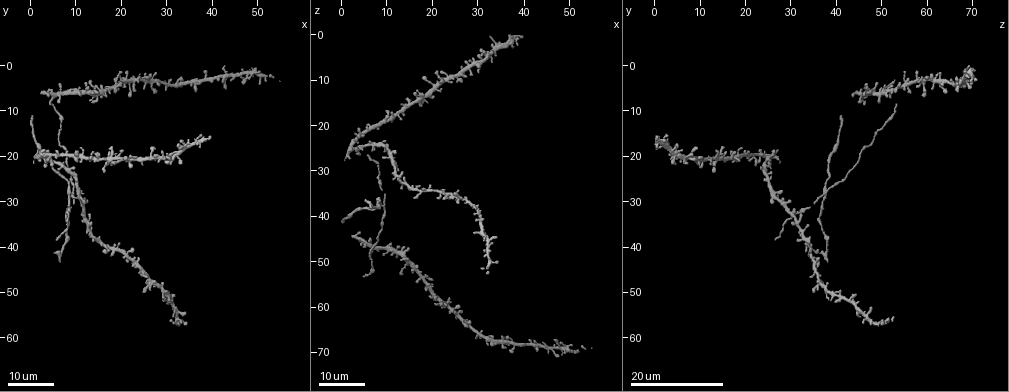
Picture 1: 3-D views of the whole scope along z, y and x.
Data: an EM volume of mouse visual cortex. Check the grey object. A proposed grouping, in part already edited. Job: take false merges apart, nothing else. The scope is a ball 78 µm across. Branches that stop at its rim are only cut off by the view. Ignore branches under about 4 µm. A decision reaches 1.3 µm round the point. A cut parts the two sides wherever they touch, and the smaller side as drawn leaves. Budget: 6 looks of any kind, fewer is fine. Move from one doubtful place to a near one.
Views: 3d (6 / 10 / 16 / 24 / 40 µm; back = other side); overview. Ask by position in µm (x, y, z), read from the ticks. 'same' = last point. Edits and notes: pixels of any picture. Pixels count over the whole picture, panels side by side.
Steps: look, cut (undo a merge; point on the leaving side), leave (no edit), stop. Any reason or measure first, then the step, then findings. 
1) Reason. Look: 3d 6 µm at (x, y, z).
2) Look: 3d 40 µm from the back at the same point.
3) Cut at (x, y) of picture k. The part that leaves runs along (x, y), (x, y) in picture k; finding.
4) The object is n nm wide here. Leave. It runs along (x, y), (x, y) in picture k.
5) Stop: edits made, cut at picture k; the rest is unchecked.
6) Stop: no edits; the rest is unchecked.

Look: 3d 16 µm at (8.5, 32.5, 31.0).

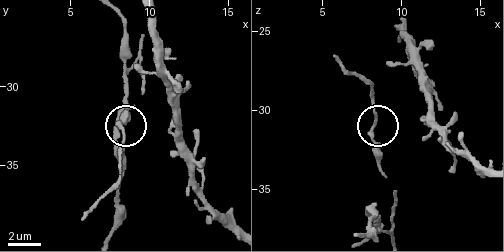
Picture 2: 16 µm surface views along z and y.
Look: 3d 10 µm at (8.4, 33.0, 30.8).

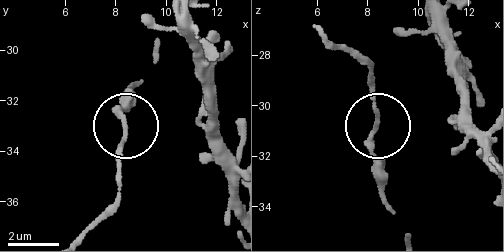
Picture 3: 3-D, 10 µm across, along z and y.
Leave. It runs along (156, 58), (117, 110), (123, 144), (117, 179) in picture 3; continuous, no second cell.

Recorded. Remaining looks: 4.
Branch point. Look: 3d 24 µm at (9.0, 28.0, 37.5).

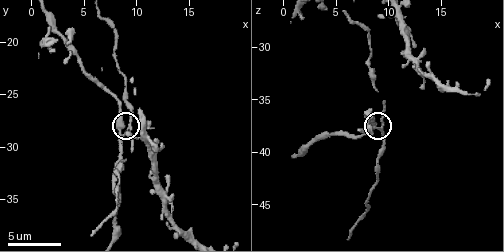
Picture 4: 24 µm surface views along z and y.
Look: 3d 6 µm at (9.2, 28.2, 37.4).

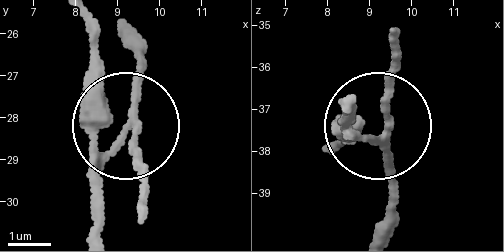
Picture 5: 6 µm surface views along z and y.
Look: 3d 6 µm from the back at (9.30, 28.30, 37.40).

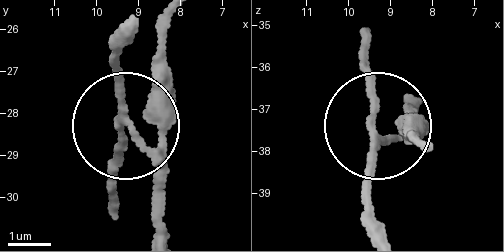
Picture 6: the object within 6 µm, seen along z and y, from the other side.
Cut at (164, 90) of picture 6. The part that leaves runs along (167, 154), (170, 17) in picture 6; a second cell is stuck on.

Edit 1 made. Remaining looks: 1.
Stop: edits made, cut at picture 6; the rest is unchecked.

